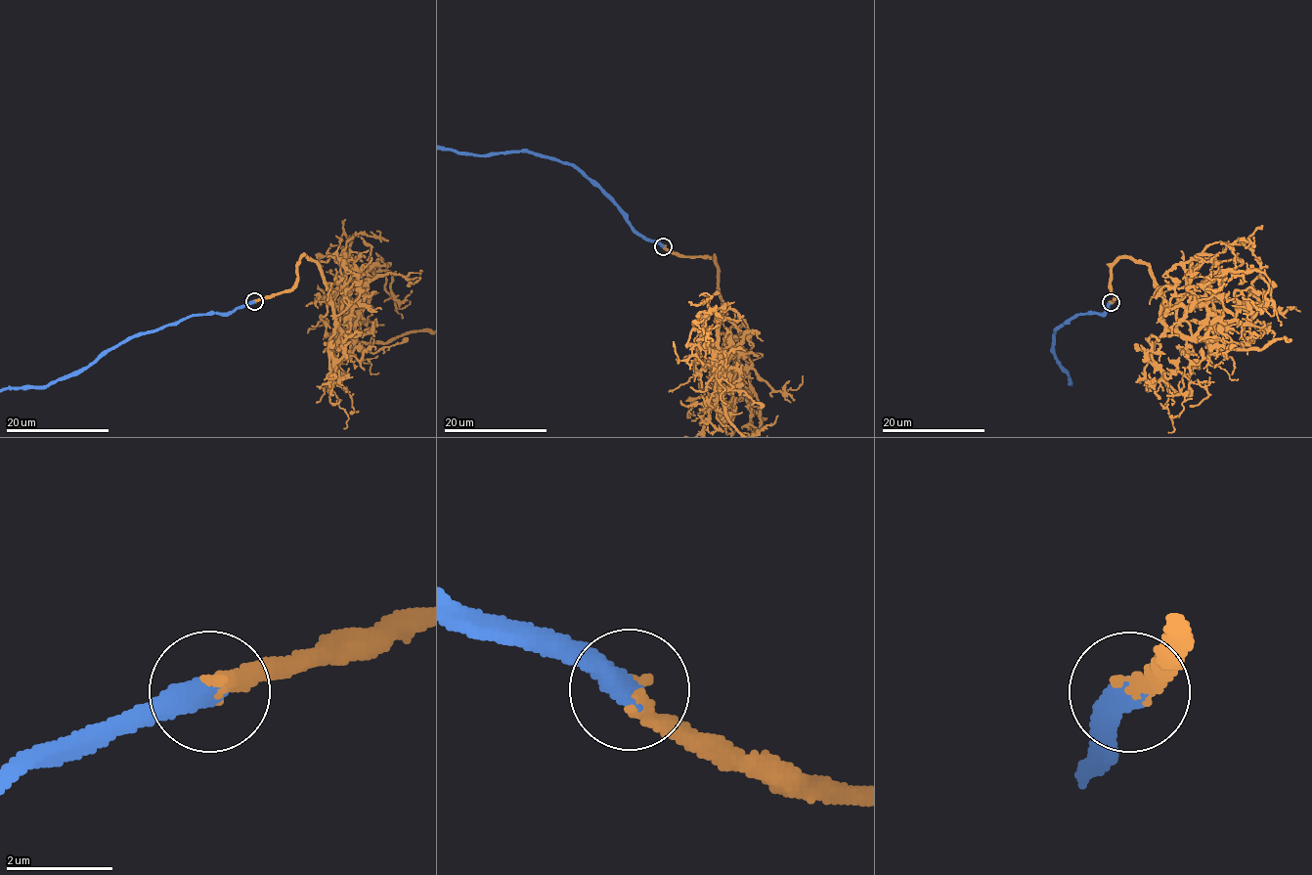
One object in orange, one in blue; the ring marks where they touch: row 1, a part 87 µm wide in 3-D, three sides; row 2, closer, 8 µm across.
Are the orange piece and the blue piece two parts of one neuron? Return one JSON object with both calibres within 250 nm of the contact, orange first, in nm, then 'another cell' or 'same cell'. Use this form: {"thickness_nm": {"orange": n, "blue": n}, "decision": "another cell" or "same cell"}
{"thickness_nm": {"orange": 340, "blue": 460}, "decision": "same cell"}

